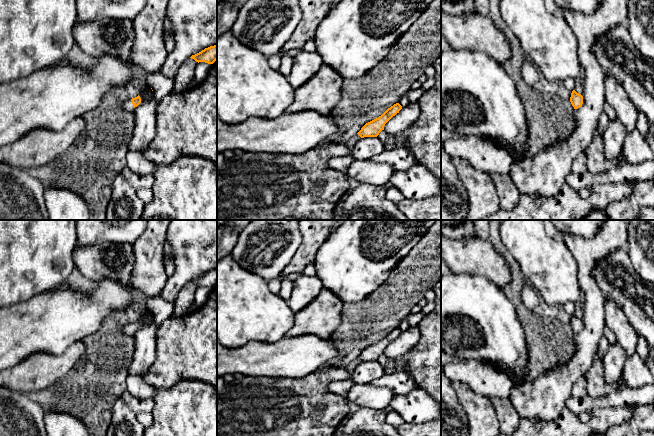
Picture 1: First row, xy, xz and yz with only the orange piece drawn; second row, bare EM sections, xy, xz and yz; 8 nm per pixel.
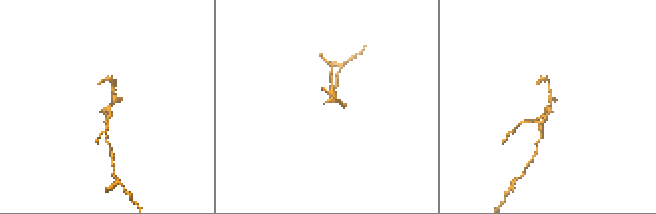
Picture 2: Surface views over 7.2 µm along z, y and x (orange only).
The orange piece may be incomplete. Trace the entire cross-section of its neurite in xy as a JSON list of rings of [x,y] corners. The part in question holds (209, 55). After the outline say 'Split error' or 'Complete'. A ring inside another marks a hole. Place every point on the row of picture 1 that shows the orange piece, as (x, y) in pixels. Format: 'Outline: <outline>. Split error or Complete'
Outline: [[[217,45],[205,48],[201,52],[192,55],[190,58],[194,59],[198,63],[205,62],[208,64],[213,64],[217,60]]]. Complete

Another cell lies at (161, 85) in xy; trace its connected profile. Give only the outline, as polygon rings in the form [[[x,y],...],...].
[[[162,68],[156,72],[148,74],[146,82],[153,90],[156,104],[158,104],[163,97],[172,93],[174,89],[174,80],[167,78],[162,73]]]

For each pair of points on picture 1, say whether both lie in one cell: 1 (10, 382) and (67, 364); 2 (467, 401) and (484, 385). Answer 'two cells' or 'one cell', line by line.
1: one cell
2: two cells

